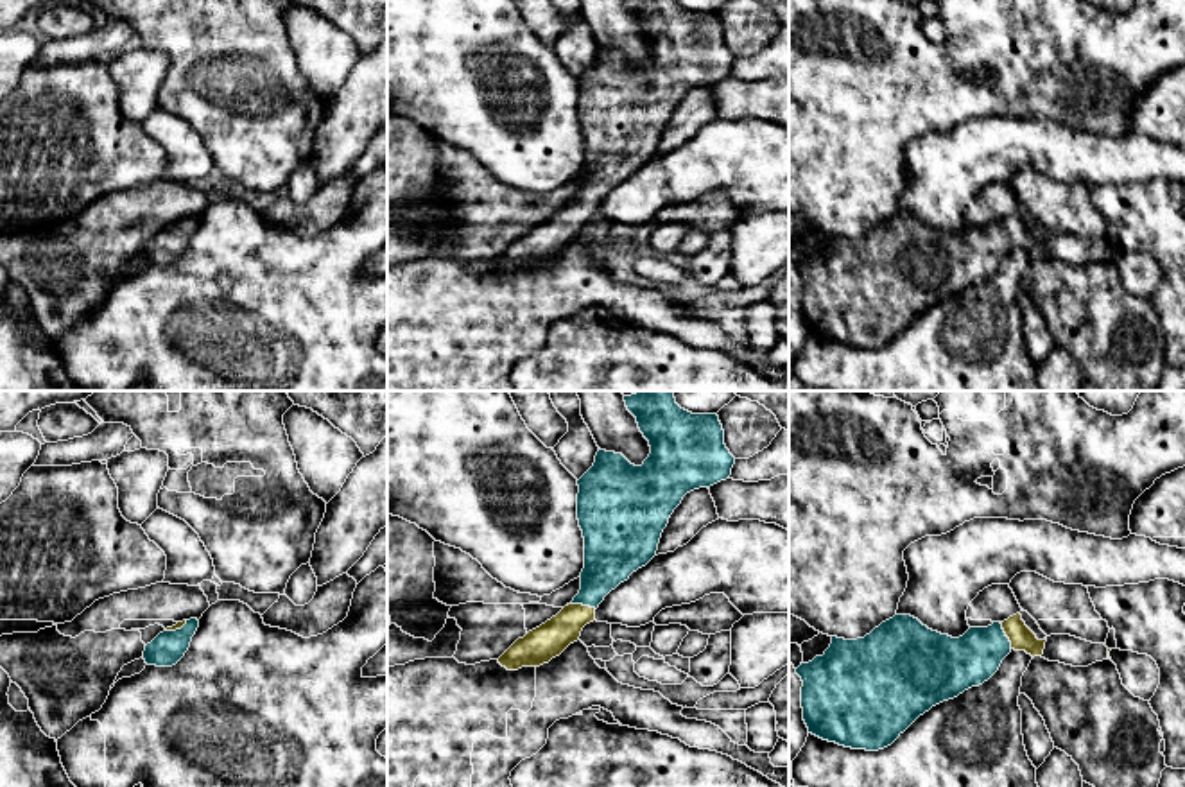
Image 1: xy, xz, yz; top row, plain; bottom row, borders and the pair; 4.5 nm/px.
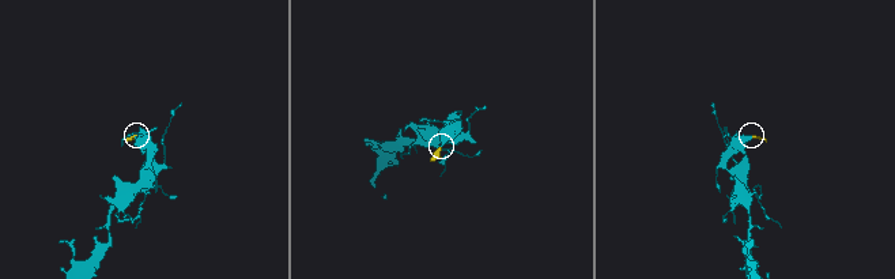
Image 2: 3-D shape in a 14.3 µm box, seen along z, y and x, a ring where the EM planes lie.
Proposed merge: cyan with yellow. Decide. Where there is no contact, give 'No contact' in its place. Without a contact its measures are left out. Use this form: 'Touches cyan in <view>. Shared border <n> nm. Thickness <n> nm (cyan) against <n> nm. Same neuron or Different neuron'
Touches cyan in yz. Shared border 130 nm. Thickness 240 nm (cyan) against 110 nm. Same neuron

